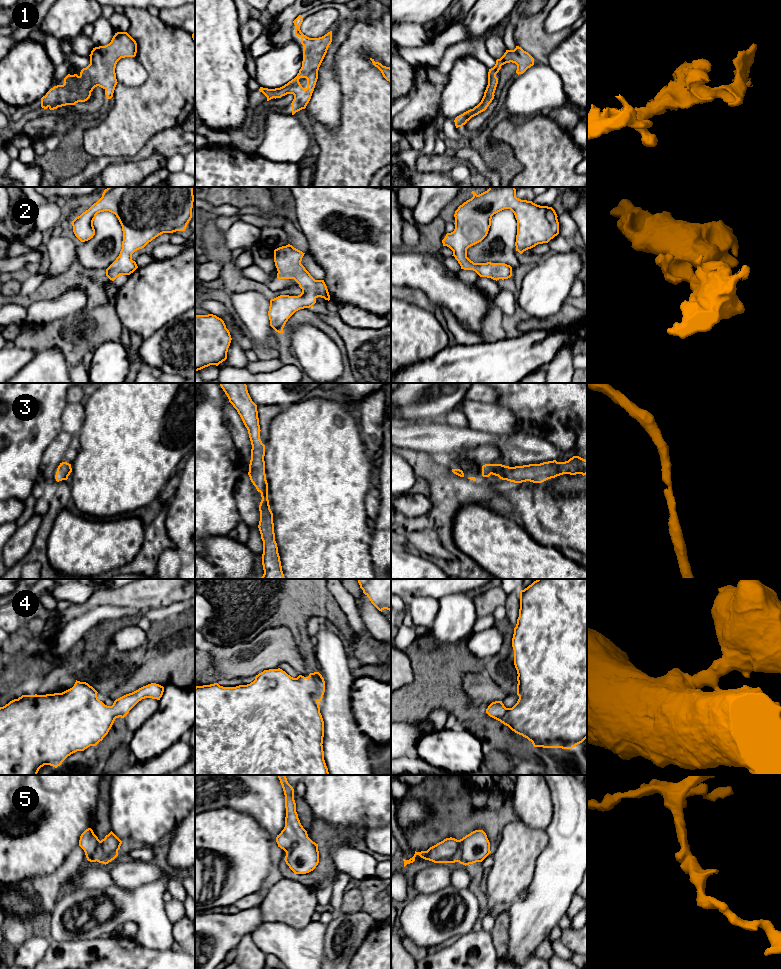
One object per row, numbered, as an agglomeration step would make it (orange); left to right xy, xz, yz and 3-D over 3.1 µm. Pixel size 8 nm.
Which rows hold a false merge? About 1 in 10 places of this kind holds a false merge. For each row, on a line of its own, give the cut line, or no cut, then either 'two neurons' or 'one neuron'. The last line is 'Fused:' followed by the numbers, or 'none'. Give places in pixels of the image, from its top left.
1: no cut; one neuron
2: no cut; one neuron
3: no cut; one neuron
4: no cut; one neuron
5: no cut; one neuron
Fused: none

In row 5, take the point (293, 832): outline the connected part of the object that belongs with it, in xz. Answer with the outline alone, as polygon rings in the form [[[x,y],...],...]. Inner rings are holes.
[[[278,775],[285,795],[285,827],[276,837],[278,847],[286,852],[285,862],[294,874],[313,871],[319,863],[318,844],[313,842],[303,828],[296,812],[294,789],[285,775]]]

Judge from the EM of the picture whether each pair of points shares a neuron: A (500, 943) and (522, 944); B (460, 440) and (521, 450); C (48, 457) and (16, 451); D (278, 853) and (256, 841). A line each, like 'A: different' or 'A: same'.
A: different
B: same
C: different
D: different

